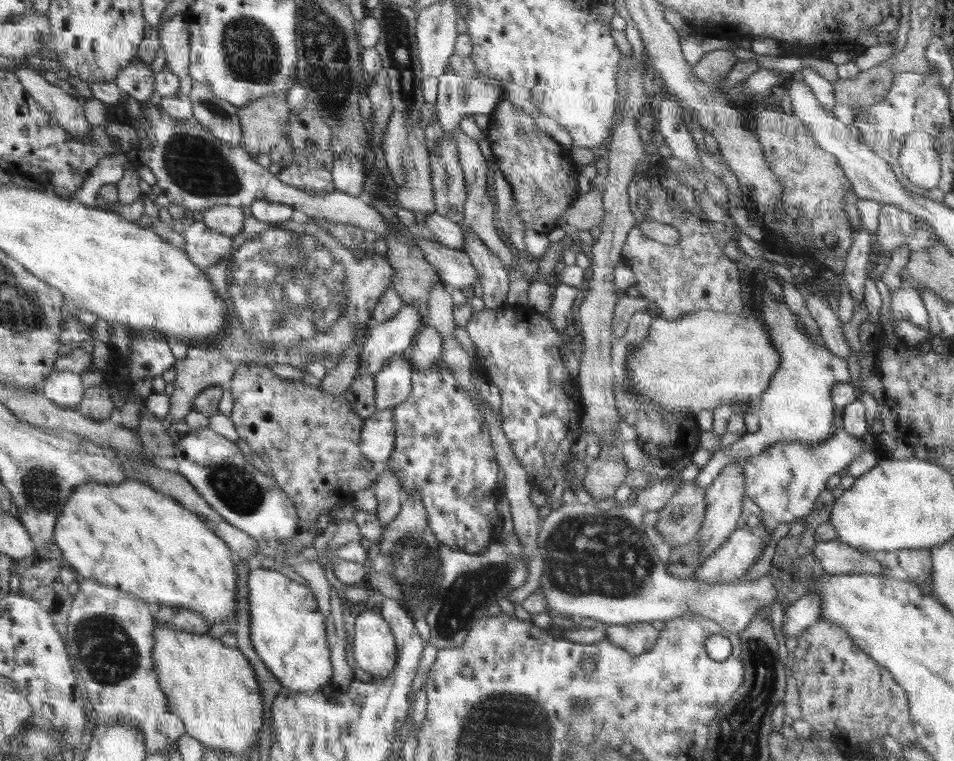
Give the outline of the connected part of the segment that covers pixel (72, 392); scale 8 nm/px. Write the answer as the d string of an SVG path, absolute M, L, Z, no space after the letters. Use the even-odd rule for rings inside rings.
M54 371L45 381L45 395L63 407L79 407L86 391L82 374L72 371Z

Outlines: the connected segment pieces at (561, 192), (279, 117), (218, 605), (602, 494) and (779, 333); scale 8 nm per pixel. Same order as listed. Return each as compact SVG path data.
M500 102L489 117L486 130L493 158L511 186L521 222L526 228L547 234L557 226L556 219L576 196L578 164L570 152L536 126L532 116L524 114L512 102Z
M268 94L258 98L245 107L241 107L241 119L244 129L242 146L255 158L258 154L270 154L280 138L284 136L284 126L288 124L288 104L286 96Z
M135 477L122 484L88 482L78 487L62 518L58 520L54 542L62 550L70 567L84 580L100 581L132 592L155 606L180 606L196 610L212 624L236 622L238 556L229 542L200 515Z
M601 446L599 456L591 461L590 467L584 487L592 495L594 503L614 498L630 473L622 450L612 446Z
M766 289L762 290L762 295L762 319L766 331L772 337L774 347L780 353L780 366L768 388L761 394L759 430L756 433L747 433L736 443L713 454L712 459L694 480L703 490L710 487L728 464L744 462L748 457L754 458L778 442L798 442L812 447L826 443L834 434L834 385L851 381L847 360L838 358L826 346L817 344L800 318L788 308L784 299L778 300Z

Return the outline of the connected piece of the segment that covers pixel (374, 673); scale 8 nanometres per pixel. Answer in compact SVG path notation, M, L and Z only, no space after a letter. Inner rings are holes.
M366 610L355 618L353 655L372 678L390 676L397 664L397 642L382 614Z

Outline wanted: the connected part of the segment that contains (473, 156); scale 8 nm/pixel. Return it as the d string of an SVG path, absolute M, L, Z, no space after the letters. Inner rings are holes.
M455 129L454 136L456 136L458 158L465 176L465 187L467 192L464 206L464 220L462 220L462 225L470 231L476 233L480 239L482 239L482 242L486 244L486 247L502 259L502 263L504 263L504 267L506 267L506 272L510 274L511 270L514 269L513 266L514 261L516 263L517 254L514 254L511 248L508 248L499 236L500 232L498 231L498 225L496 223L497 209L496 206L494 206L494 204L490 201L490 196L487 195L486 182L488 166L486 164L486 159L478 147L478 141L474 140L474 138L470 138L470 136L466 135L466 133L462 131L462 129Z

